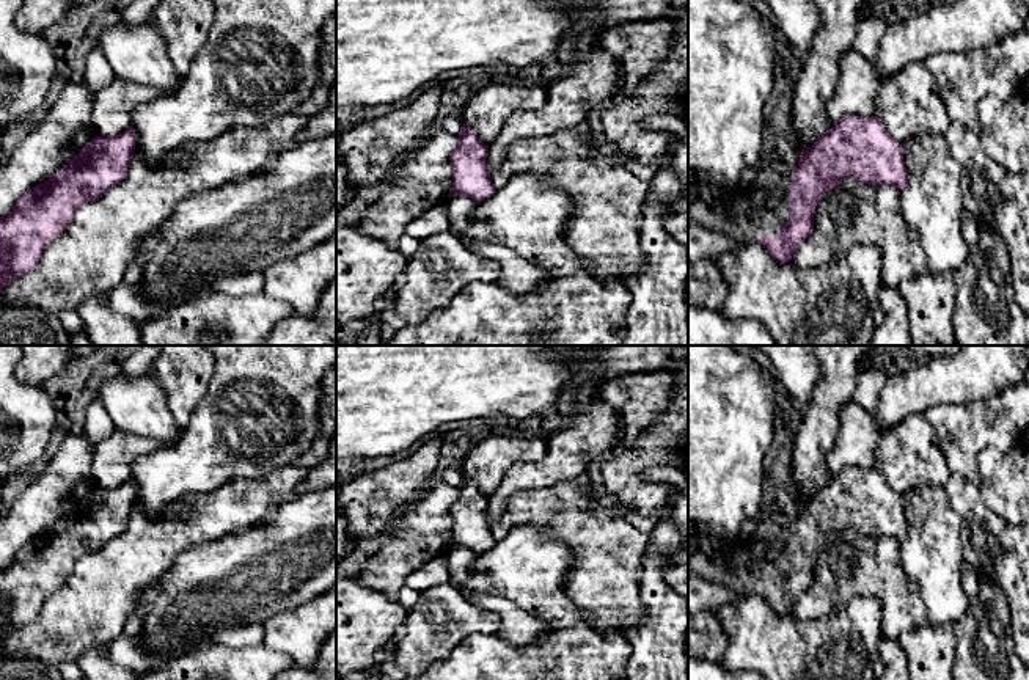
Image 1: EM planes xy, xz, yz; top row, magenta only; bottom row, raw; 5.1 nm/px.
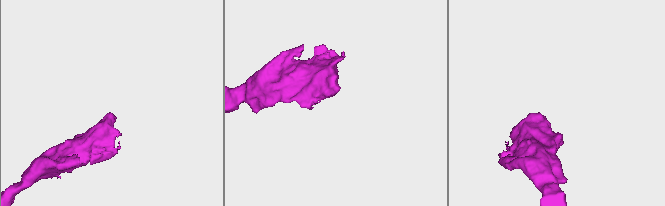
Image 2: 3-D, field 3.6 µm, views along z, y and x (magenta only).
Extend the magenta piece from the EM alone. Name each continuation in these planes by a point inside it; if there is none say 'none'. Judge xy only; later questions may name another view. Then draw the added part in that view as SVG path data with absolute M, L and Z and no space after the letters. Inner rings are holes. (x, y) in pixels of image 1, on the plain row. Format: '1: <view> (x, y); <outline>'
none

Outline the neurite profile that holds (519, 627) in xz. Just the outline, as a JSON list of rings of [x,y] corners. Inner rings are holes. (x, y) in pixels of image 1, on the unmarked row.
[[[456,547],[446,550],[445,553],[449,568],[449,584],[454,586],[459,592],[462,592],[468,601],[496,612],[501,619],[501,627],[498,631],[498,638],[517,645],[526,647],[537,641],[540,636],[551,634],[544,622],[529,612],[518,608],[515,603],[490,595],[490,594],[468,594],[465,590],[470,567],[478,558],[471,550]]]

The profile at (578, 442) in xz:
[[[599,396],[580,407],[562,426],[545,438],[547,454],[537,463],[517,463],[489,498],[485,520],[498,521],[509,499],[522,490],[550,487],[564,481],[584,481],[588,466],[602,454],[613,451],[619,437],[619,410]]]

